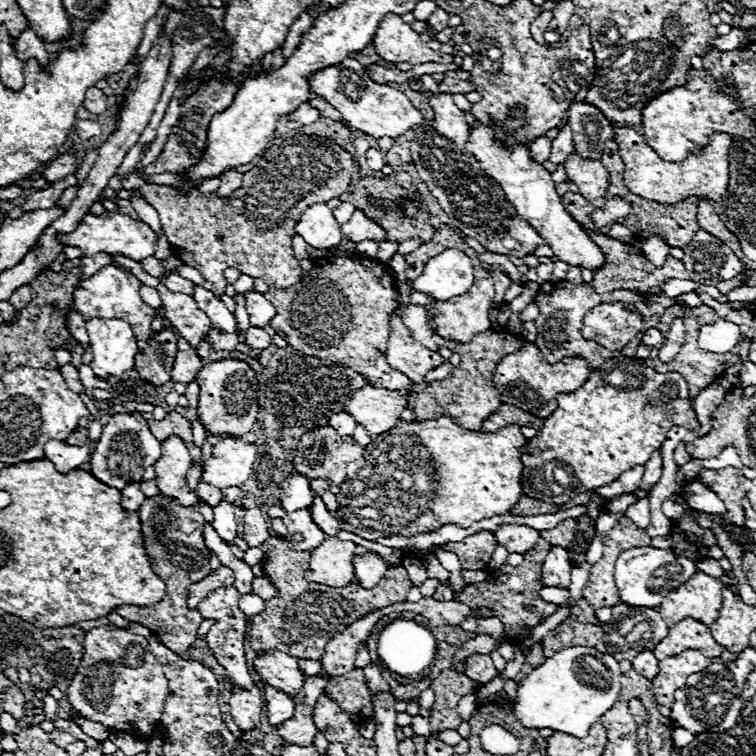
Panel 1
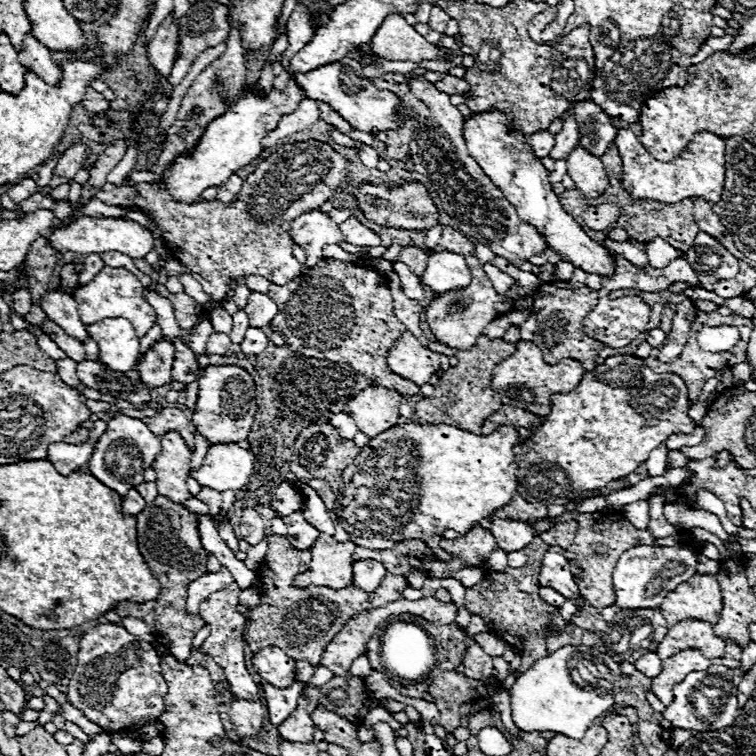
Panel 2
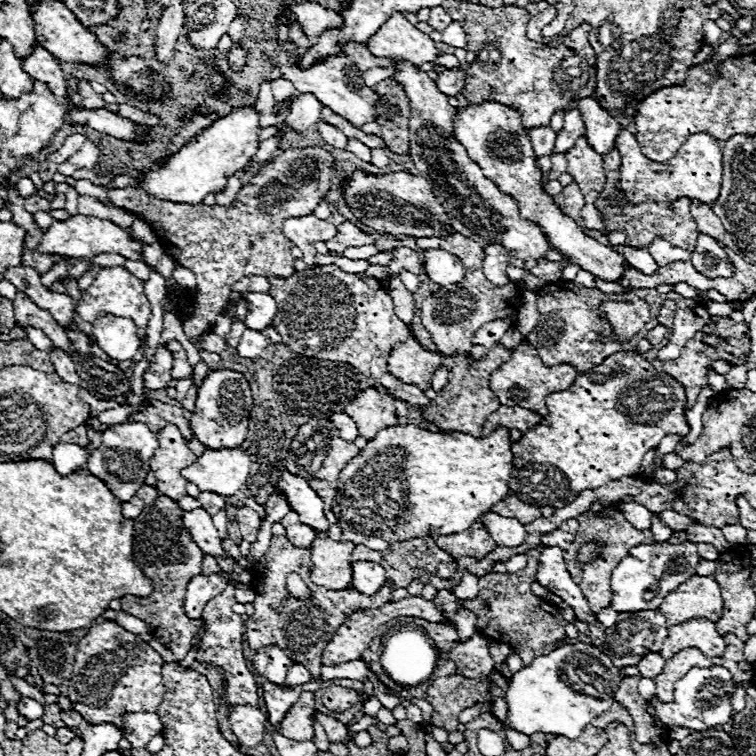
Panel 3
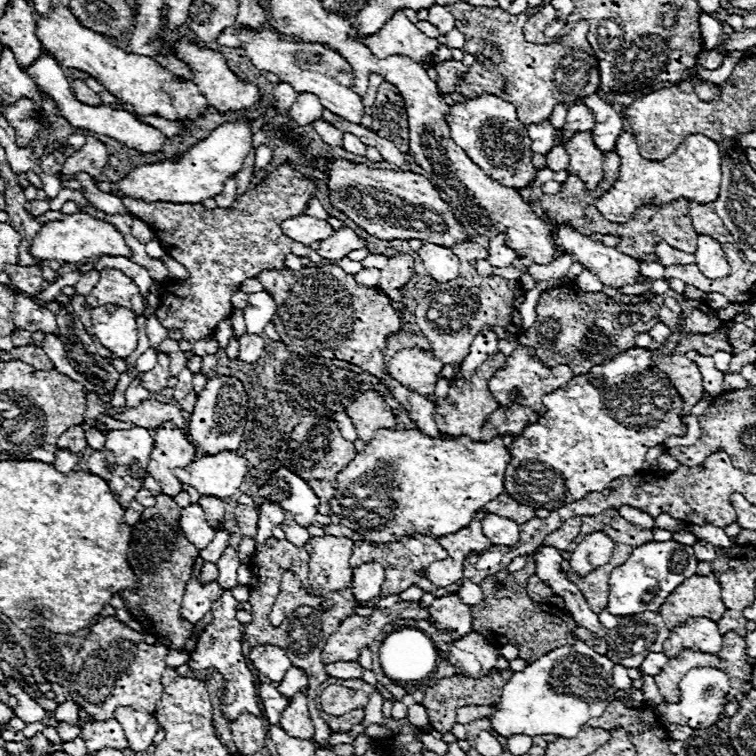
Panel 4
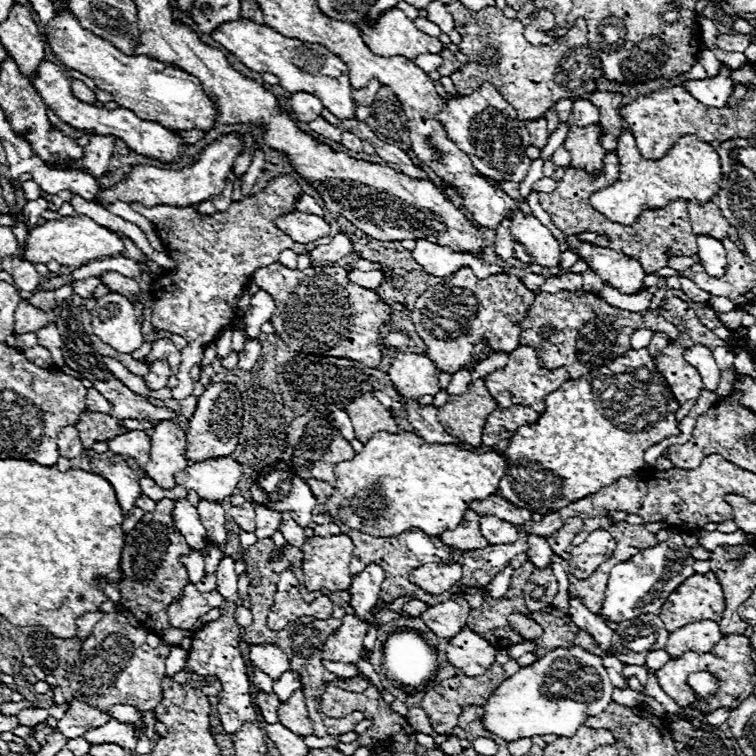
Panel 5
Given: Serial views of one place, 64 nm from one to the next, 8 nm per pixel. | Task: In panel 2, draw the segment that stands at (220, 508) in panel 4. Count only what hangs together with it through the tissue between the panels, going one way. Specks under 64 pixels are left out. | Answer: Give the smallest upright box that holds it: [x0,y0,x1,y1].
[196,488,222,516]

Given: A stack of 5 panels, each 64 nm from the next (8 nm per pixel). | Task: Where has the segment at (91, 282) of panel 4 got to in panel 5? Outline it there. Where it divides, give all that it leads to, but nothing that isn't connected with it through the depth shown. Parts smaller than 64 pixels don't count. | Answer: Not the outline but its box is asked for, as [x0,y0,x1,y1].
[72,276,100,298]

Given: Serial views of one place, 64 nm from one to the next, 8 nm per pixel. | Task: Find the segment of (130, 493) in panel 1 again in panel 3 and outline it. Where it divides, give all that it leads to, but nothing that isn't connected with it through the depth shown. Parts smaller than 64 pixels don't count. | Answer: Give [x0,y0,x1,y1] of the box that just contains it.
[122,496,146,518]

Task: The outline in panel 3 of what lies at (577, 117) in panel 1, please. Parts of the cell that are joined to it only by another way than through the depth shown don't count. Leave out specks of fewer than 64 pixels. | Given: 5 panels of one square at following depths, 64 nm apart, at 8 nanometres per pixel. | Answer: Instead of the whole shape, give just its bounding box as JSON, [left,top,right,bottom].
[578,98,620,154]

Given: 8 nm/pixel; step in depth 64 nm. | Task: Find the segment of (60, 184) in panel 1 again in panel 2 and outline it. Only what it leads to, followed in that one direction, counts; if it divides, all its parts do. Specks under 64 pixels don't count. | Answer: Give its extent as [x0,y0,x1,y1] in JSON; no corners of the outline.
[18,192,54,212]

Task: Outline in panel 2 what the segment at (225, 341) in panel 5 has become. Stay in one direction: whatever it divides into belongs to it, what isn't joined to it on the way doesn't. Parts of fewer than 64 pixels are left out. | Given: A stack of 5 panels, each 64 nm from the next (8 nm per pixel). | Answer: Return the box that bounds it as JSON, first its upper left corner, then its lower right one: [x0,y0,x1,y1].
[208,304,232,334]

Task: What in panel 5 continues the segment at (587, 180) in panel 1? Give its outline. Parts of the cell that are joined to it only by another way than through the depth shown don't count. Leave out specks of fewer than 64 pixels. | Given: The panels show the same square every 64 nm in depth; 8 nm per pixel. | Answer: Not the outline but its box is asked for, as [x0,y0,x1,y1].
[564,124,608,176]

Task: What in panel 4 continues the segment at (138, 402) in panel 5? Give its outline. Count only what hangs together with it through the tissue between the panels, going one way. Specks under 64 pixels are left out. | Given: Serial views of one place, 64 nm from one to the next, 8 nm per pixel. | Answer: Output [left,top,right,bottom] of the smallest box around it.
[120,400,186,432]

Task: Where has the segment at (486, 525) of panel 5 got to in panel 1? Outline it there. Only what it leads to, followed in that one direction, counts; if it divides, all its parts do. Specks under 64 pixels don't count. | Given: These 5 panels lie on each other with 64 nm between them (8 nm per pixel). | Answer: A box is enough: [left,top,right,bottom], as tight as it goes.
[494,524,540,554]

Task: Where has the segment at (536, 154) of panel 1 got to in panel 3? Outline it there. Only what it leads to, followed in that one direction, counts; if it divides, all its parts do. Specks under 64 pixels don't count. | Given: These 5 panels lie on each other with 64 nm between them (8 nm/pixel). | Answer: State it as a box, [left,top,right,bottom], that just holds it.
[528,126,556,158]

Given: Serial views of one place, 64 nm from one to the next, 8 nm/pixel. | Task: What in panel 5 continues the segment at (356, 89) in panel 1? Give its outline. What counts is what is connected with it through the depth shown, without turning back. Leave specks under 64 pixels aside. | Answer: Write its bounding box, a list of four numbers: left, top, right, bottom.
[212,20,356,120]

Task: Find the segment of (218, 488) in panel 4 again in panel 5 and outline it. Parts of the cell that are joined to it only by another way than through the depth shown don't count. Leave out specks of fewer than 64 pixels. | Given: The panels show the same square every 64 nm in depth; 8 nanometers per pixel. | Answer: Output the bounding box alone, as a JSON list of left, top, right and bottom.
[174,456,242,502]

